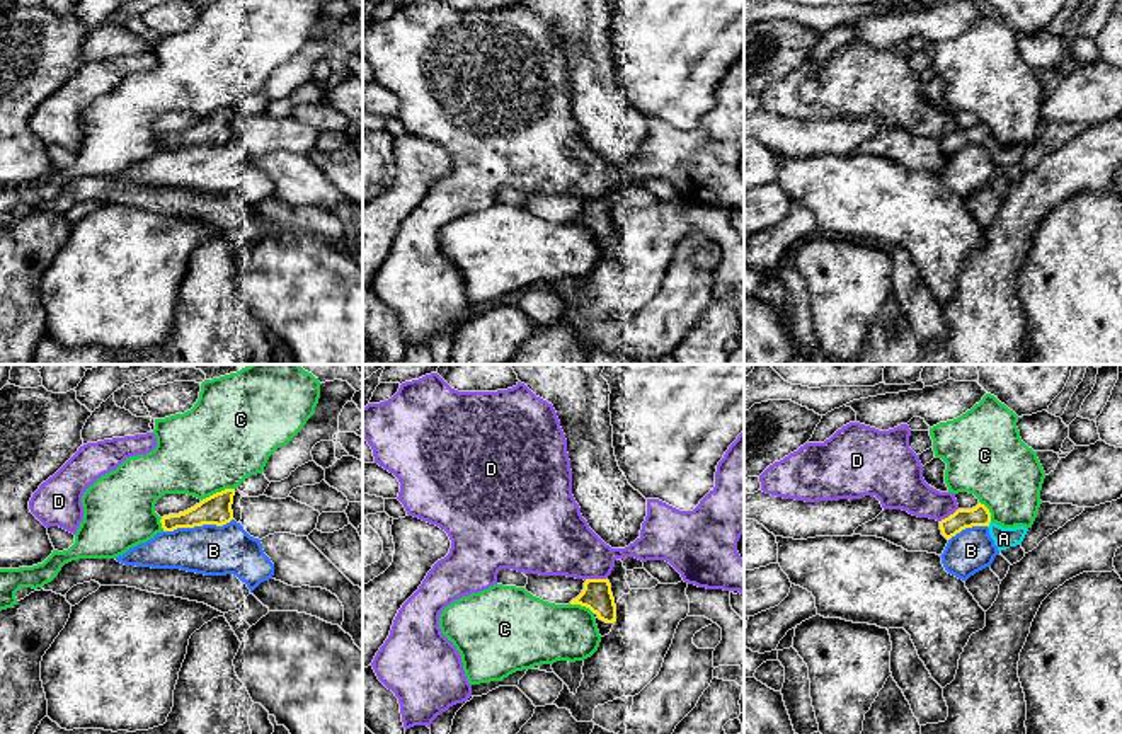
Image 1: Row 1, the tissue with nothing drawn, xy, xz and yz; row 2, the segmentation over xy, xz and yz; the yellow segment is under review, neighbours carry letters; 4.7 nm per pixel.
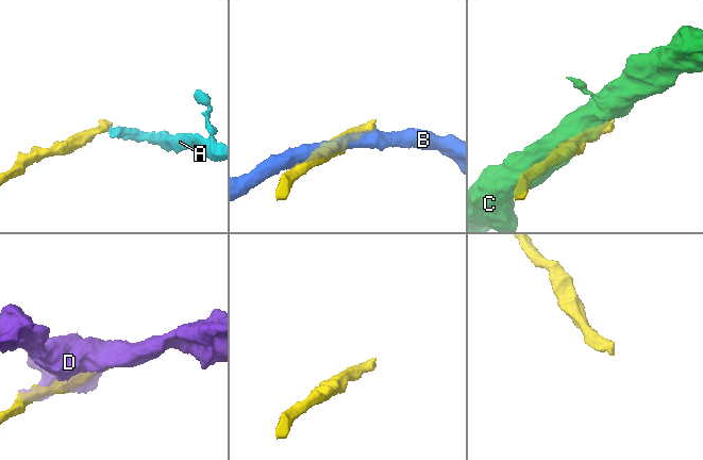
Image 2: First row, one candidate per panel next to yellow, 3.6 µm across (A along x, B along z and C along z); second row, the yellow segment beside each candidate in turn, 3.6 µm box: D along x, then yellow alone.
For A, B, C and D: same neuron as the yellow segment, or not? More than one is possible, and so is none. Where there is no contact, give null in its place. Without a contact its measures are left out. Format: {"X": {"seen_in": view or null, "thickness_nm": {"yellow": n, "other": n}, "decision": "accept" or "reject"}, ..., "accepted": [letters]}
{"A": {"seen_in": "yz", "thickness_nm": {"yellow": 100, "other": 100}, "decision": "accept"}, "B": {"seen_in": "xy", "thickness_nm": {"yellow": 140, "other": 240}, "decision": "reject"}, "C": {"seen_in": "xy", "thickness_nm": {"yellow": 140, "other": 420}, "decision": "reject"}, "D": {"seen_in": "xz", "thickness_nm": {"yellow": 140, "other": 320}, "decision": "reject"}, "accepted": ["A"]}

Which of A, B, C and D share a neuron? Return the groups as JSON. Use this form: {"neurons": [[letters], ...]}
{"neurons": [["A"], ["B"], ["C"], ["D"]]}

